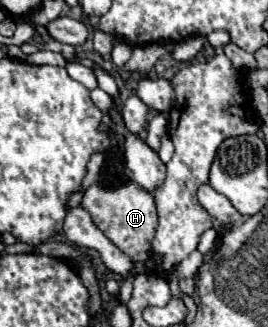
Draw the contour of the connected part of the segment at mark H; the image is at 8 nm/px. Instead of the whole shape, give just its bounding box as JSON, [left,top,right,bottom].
[80,182,158,262]

